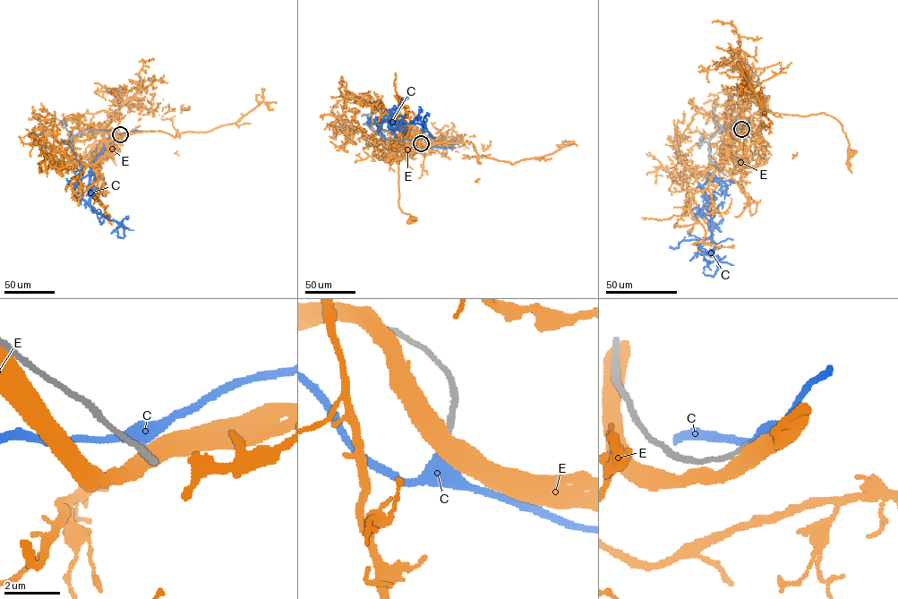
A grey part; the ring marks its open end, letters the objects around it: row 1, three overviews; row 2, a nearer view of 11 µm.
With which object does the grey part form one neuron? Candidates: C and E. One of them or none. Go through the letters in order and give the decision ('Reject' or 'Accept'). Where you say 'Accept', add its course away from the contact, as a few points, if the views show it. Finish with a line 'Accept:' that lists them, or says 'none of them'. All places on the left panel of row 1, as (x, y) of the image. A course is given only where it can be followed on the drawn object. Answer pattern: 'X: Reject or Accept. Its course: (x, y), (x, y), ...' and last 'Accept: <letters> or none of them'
C: Accept. Its course: (120, 135), (112, 136), (94, 162), (89, 185), (90, 209), (124, 227), (123, 237), (116, 235)
E: Reject
Accept: C

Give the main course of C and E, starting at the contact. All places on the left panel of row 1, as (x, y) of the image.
C: (120, 135), (112, 136), (94, 162), (89, 185), (90, 209), (124, 227), (123, 237), (116, 235)
E: (120, 135), (111, 128), (104, 132), (98, 123), (114, 141), (115, 147), (109, 152)

